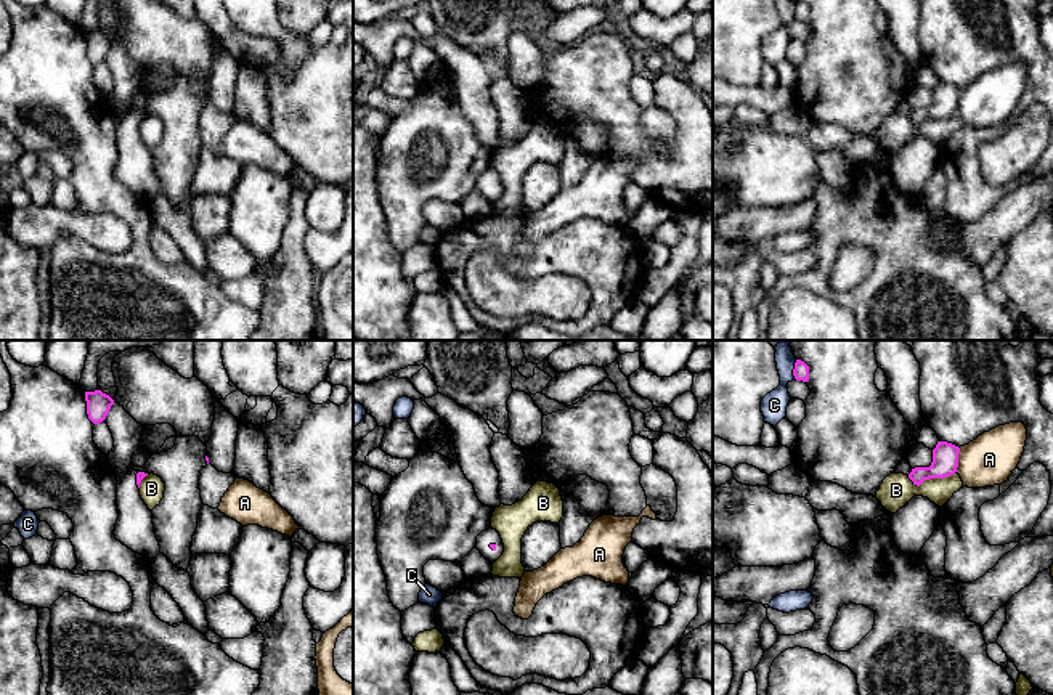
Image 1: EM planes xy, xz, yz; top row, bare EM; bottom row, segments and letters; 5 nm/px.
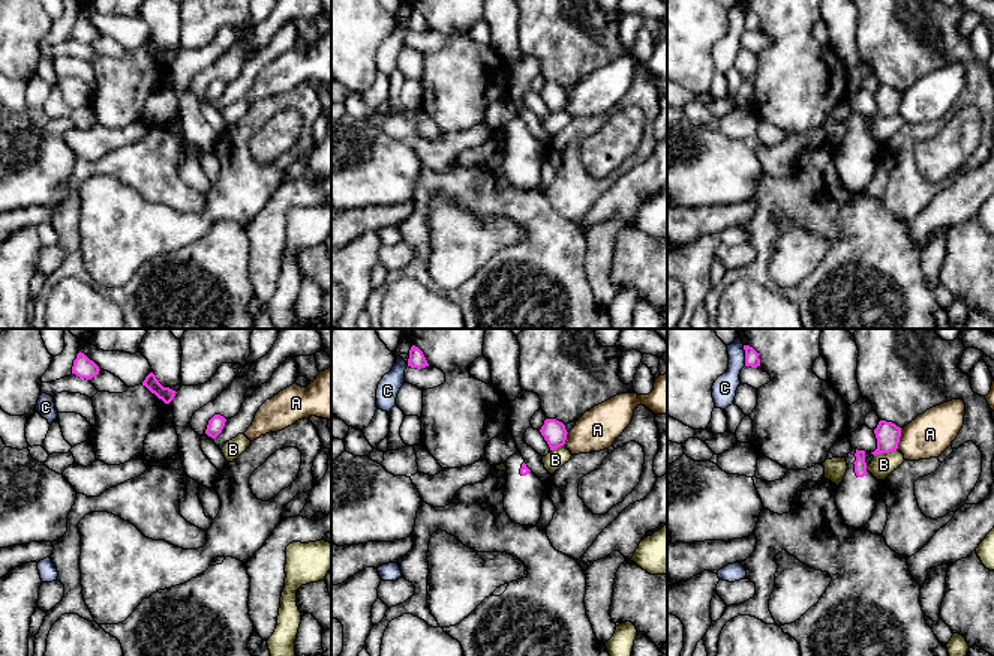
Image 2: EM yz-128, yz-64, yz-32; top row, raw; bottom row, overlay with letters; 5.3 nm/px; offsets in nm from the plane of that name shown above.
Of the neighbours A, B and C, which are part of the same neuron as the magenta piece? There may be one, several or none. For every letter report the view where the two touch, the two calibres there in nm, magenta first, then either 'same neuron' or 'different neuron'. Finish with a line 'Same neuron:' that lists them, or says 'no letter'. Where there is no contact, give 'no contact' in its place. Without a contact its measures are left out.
A: yz | 130/260 nm | different neuron
B: yz | 130/160 nm | different neuron
C: yz | 80/130 nm | different neuron
Same neuron: no letter

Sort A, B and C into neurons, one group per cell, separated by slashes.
A / B C

